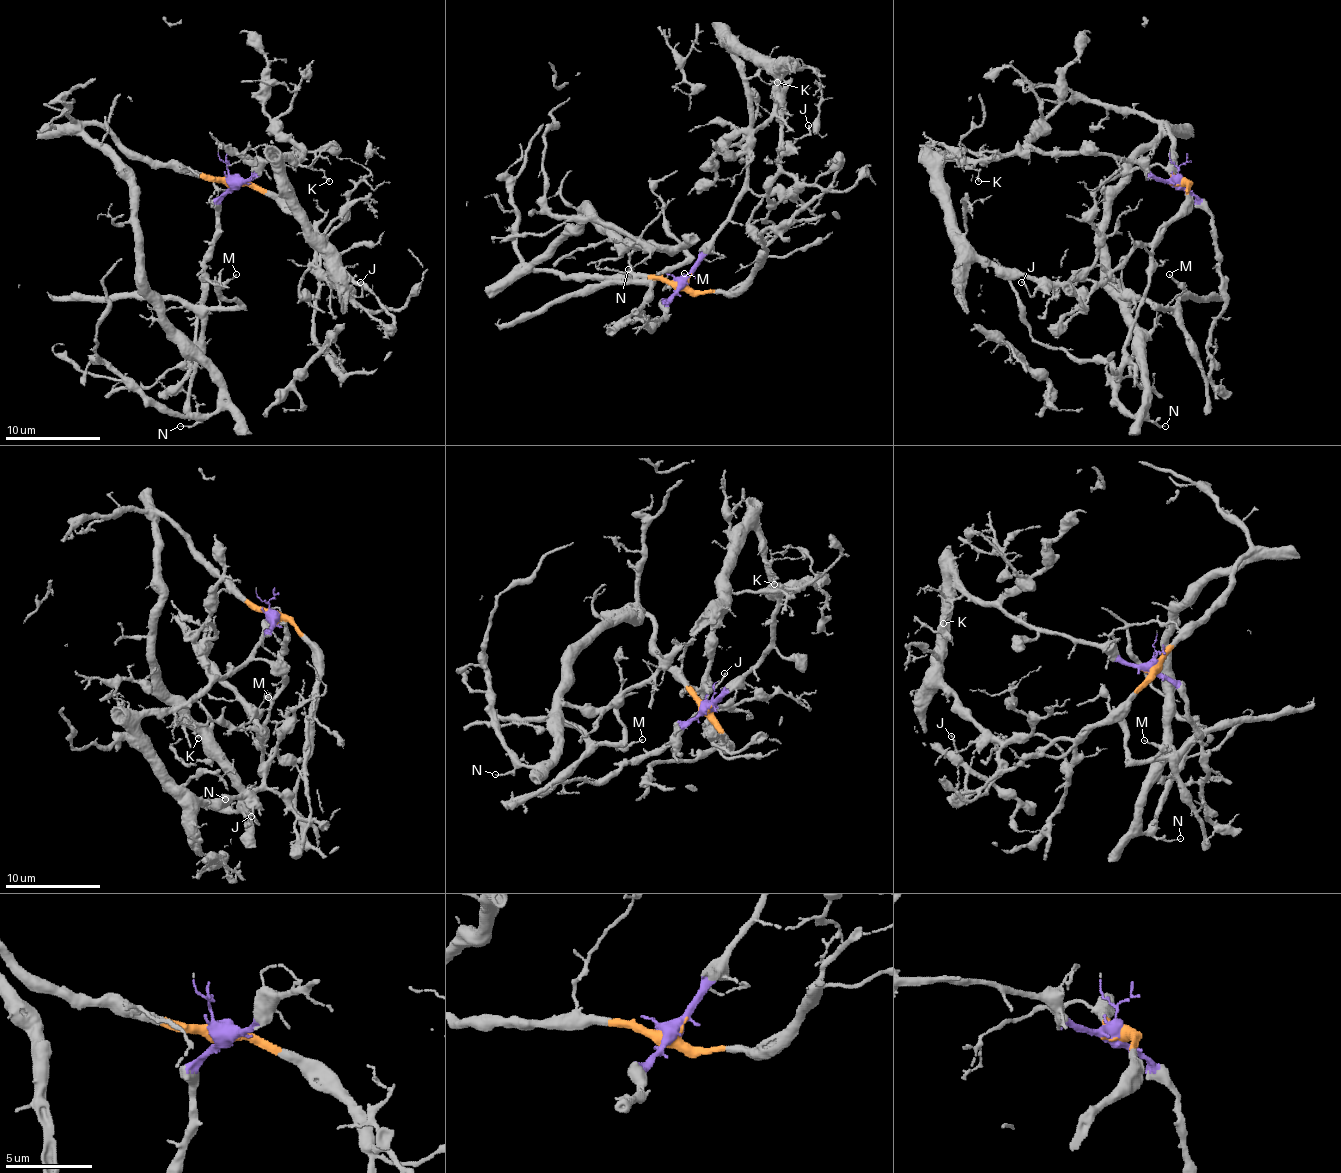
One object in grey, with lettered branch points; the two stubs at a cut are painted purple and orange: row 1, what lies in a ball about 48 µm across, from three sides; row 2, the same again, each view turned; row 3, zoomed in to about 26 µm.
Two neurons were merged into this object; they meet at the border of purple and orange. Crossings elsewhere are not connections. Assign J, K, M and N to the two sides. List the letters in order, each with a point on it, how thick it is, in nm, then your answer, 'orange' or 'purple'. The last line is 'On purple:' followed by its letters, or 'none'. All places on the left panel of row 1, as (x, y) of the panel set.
J: place (360, 282); calibre 130 nm; purple
K: place (329, 181); calibre 150 nm; purple
M: place (236, 274); calibre 100 nm; orange
N: place (180, 426); calibre 90 nm; orange
On purple: J, K

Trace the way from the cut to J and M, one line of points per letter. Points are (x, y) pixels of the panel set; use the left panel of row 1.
J: (234, 181), (279, 155), (301, 153), (282, 165), (287, 203), (327, 251), (332, 279), (358, 296), (361, 282)
M: (234, 181), (153, 167), (83, 129), (131, 198), (146, 294), (172, 332), (148, 306), (215, 308), (236, 275)

